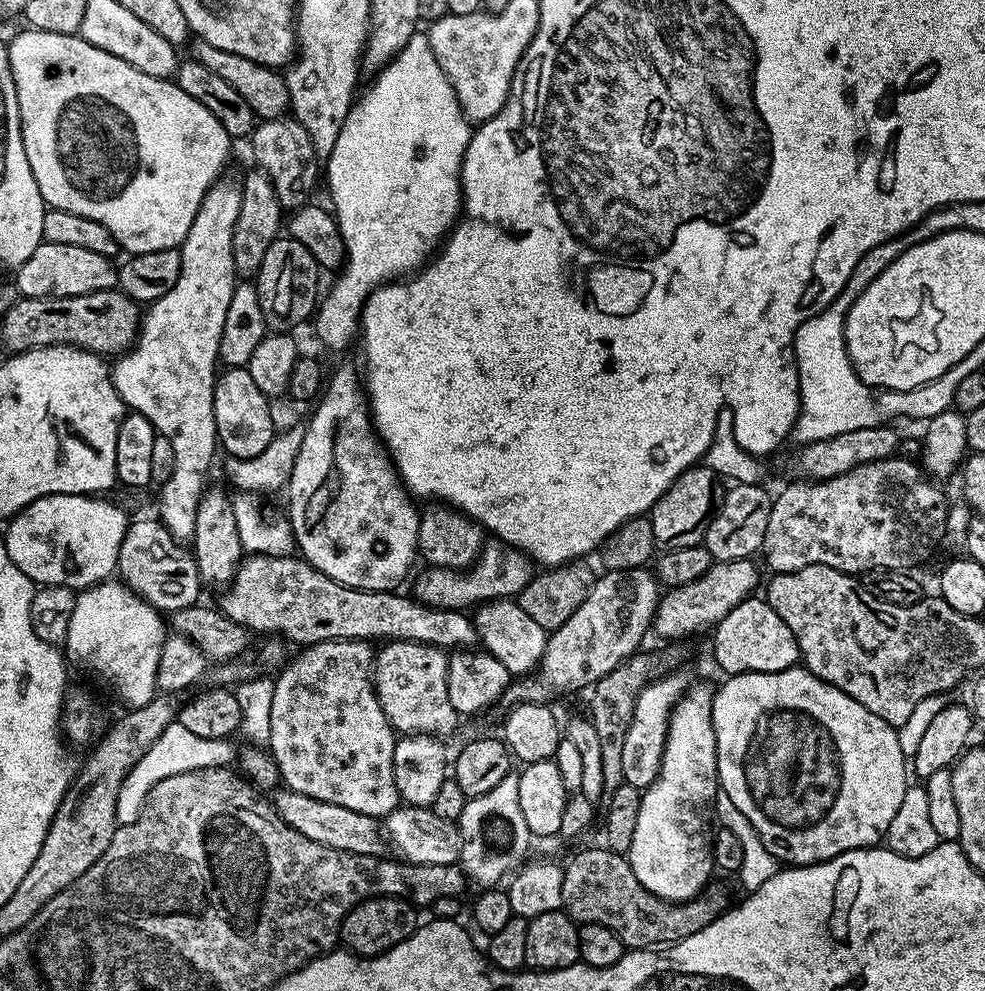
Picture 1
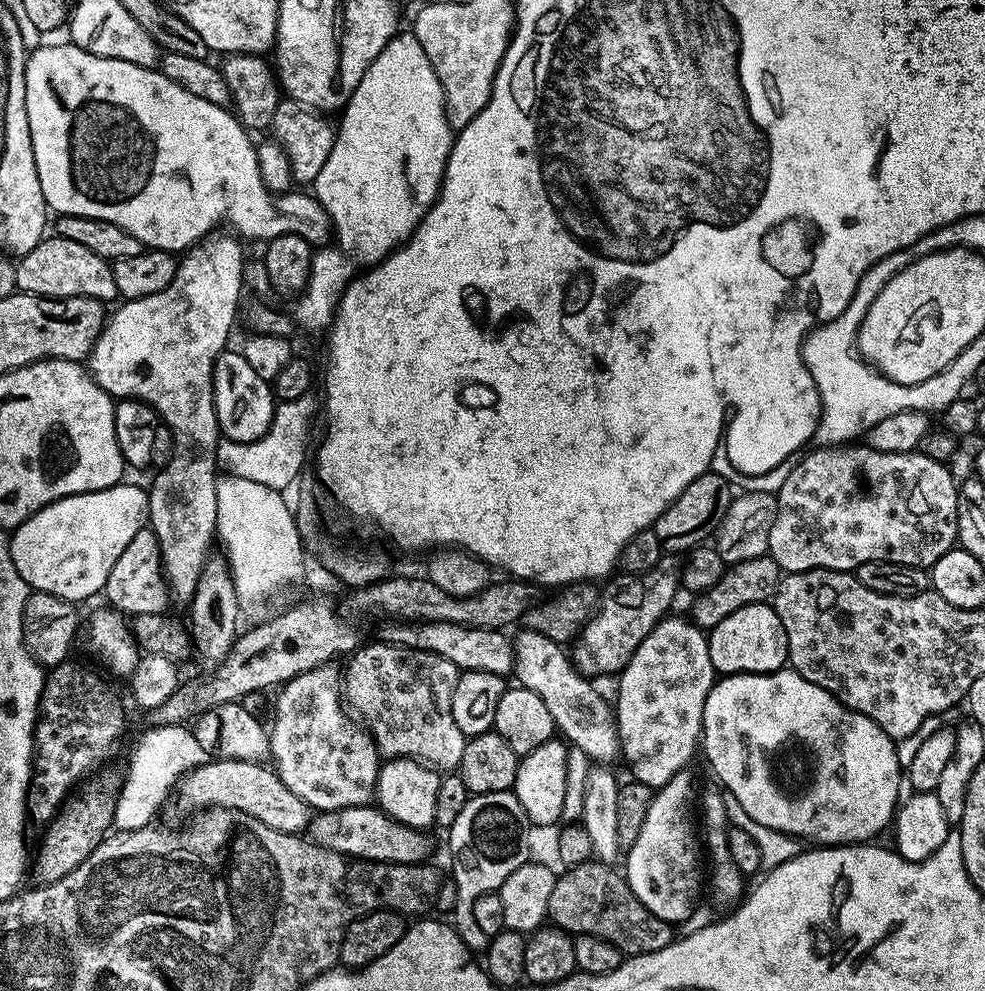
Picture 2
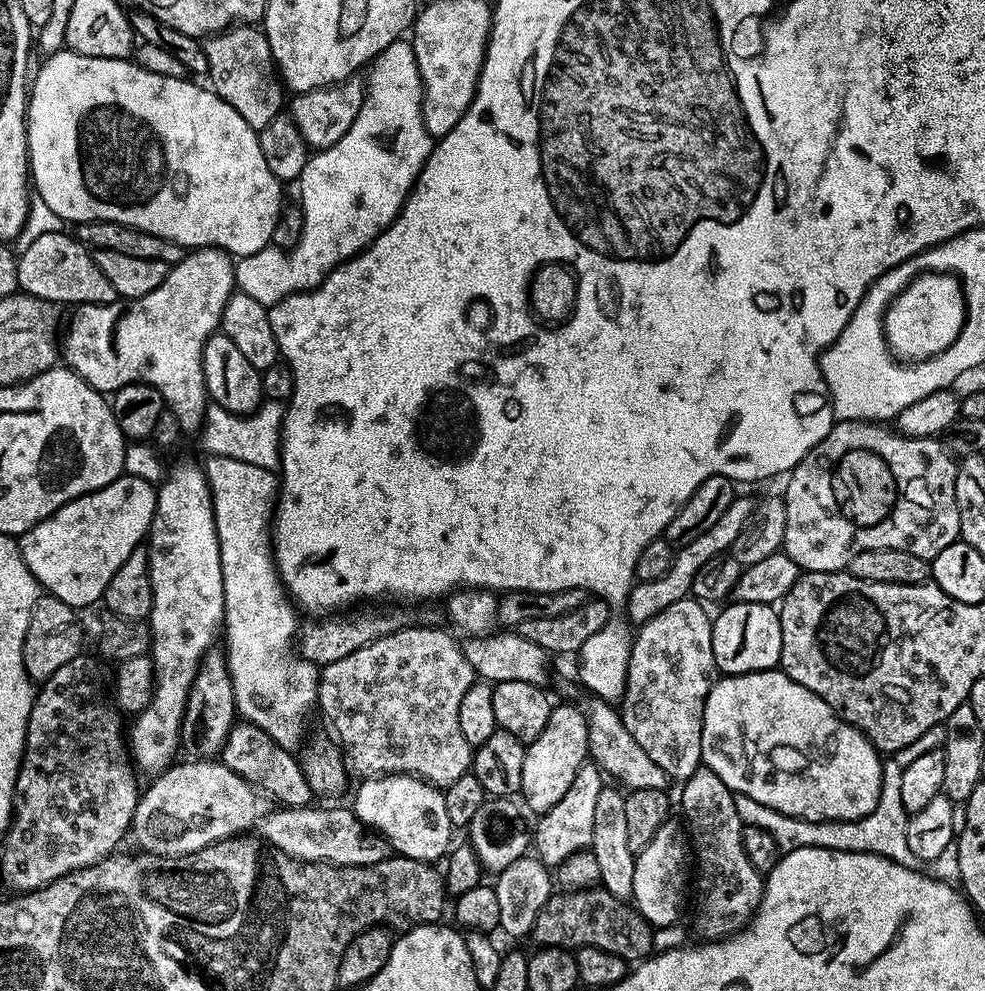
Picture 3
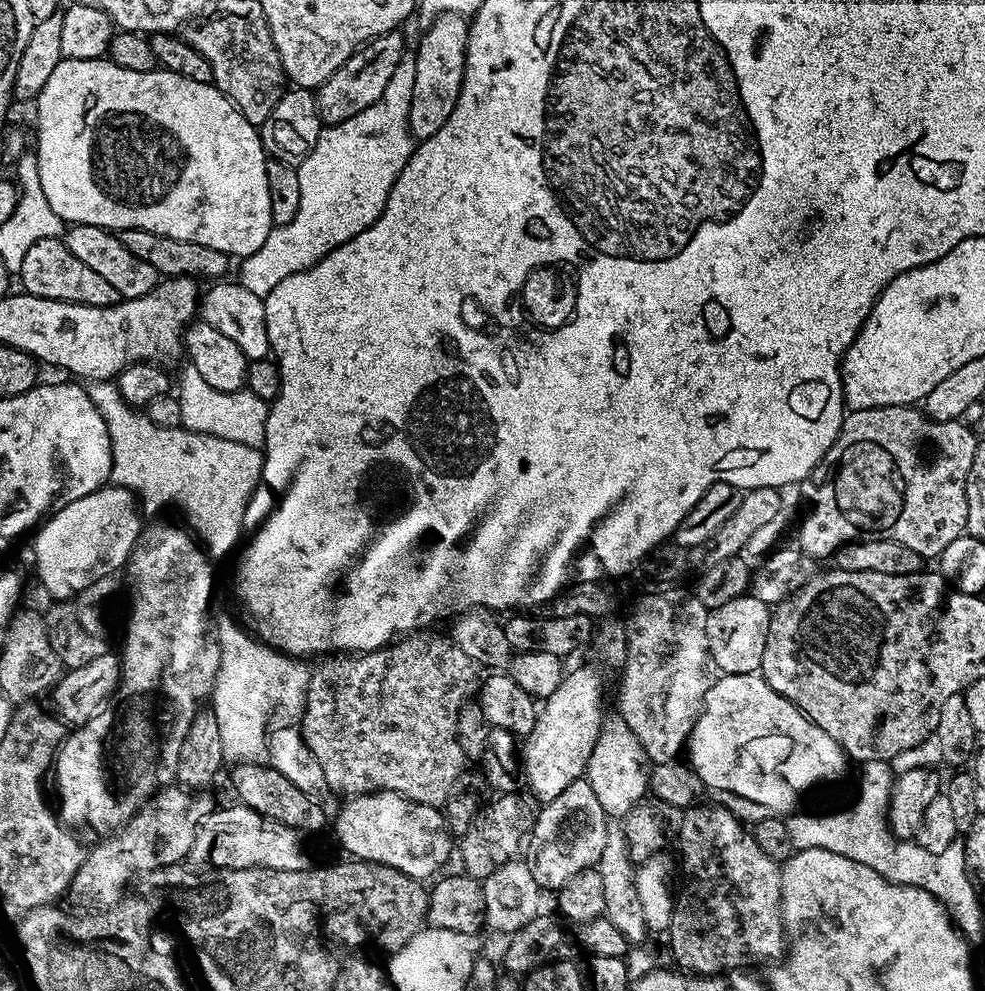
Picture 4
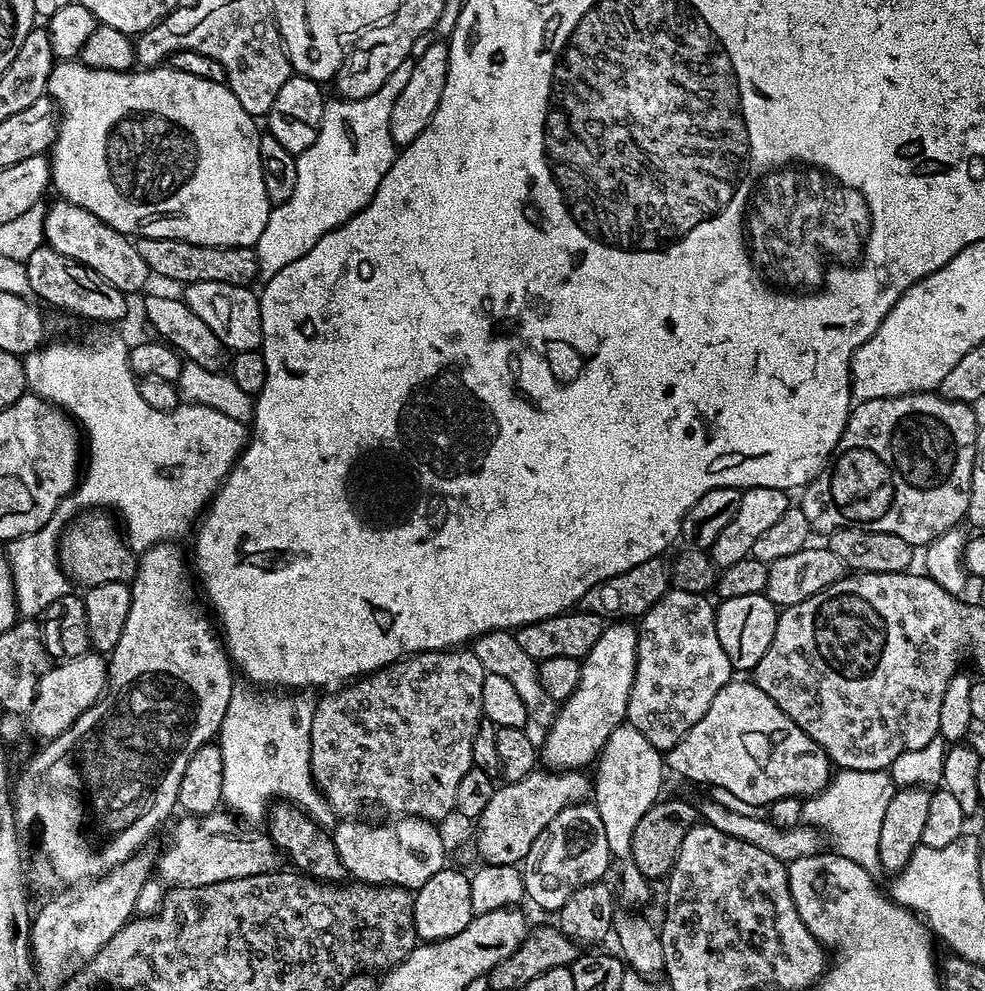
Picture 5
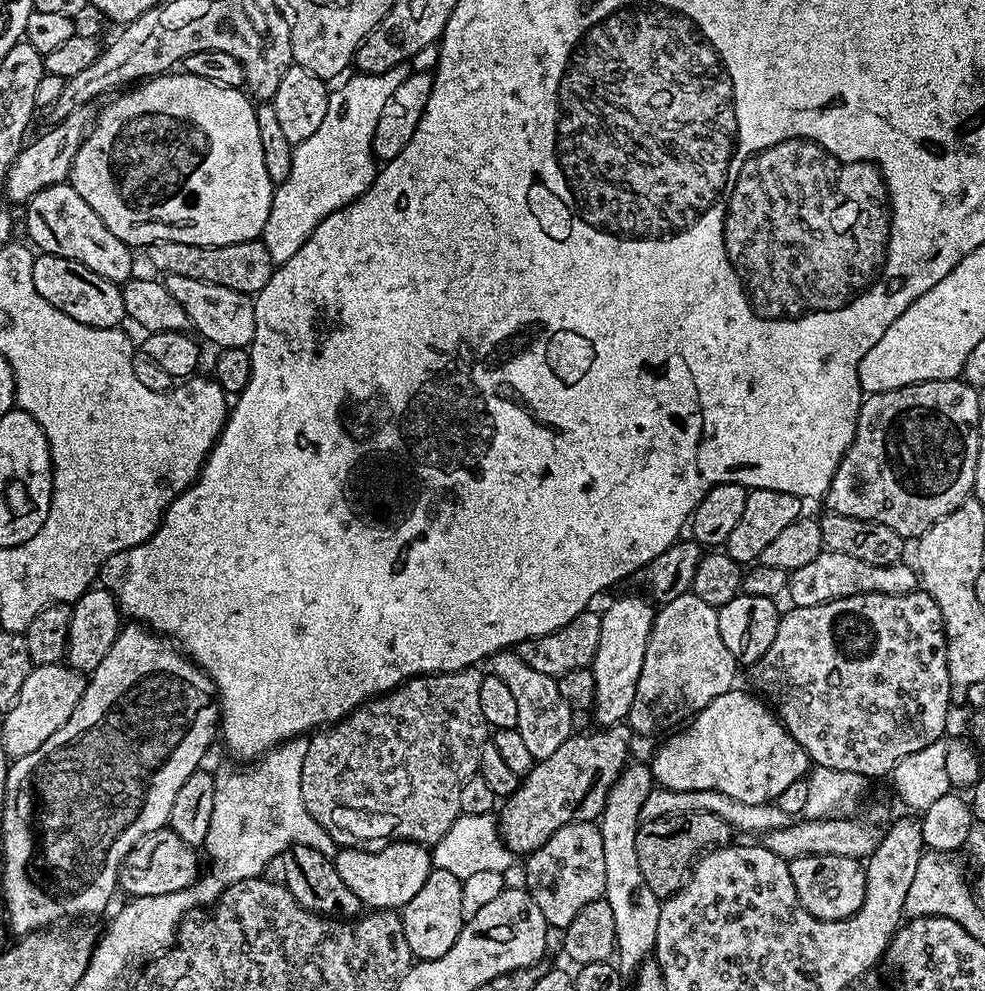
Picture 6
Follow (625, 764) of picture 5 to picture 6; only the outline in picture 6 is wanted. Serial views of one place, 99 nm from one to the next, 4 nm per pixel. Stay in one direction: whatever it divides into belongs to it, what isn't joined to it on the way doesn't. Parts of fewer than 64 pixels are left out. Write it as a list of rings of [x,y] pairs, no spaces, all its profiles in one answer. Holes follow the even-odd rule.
[[[633,763],[620,773],[607,795],[607,804],[599,821],[602,854],[605,855],[606,886],[604,899],[613,911],[616,958],[621,975],[633,975],[655,949],[661,899],[654,894],[639,869],[637,830],[642,822],[641,808],[654,787],[651,767]]]

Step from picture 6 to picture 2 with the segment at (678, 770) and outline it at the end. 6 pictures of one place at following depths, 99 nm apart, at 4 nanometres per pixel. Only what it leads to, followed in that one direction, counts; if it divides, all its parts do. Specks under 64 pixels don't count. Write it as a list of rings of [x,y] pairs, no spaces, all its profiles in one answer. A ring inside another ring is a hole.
[[[791,670],[728,674],[713,683],[710,694],[706,698],[702,756],[704,752],[713,774],[721,780],[719,783],[722,785],[723,791],[734,794],[746,814],[755,822],[787,836],[795,836],[801,842],[813,840],[811,843],[816,846],[859,846],[865,842],[875,841],[876,835],[887,824],[889,827],[898,810],[898,799],[896,800],[896,798],[900,794],[900,784],[902,788],[902,765],[898,762],[896,746],[897,741],[890,739],[886,730],[882,730],[882,726],[878,726],[878,722],[866,718],[866,714],[858,714],[854,710],[850,710],[834,694],[822,690],[822,686],[814,686],[814,682],[806,682],[806,678],[802,678],[802,674]]]

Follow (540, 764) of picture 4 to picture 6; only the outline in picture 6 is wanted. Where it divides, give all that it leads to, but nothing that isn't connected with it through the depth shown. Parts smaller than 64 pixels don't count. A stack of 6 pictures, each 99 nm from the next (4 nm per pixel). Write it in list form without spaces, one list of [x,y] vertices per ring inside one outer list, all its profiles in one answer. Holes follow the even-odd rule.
[[[620,596],[602,612],[602,638],[598,638],[598,654],[594,654],[591,666],[594,702],[590,709],[600,726],[627,721],[630,705],[634,703],[634,690],[638,690],[638,674],[642,674],[642,658],[646,658],[646,642],[654,615],[653,605],[640,596]]]

